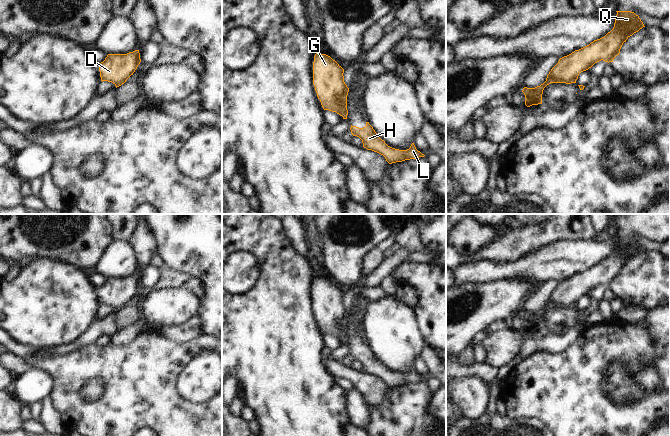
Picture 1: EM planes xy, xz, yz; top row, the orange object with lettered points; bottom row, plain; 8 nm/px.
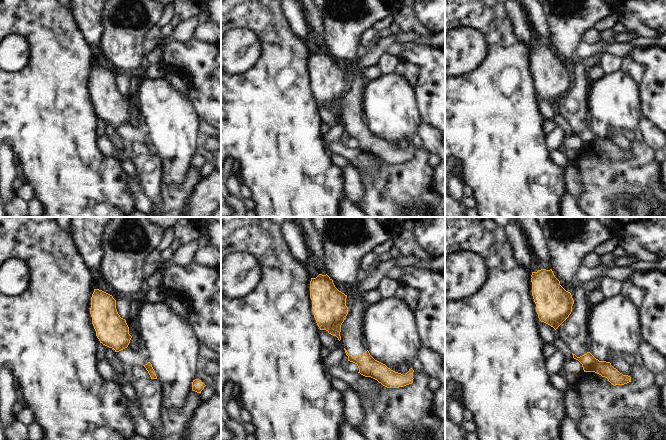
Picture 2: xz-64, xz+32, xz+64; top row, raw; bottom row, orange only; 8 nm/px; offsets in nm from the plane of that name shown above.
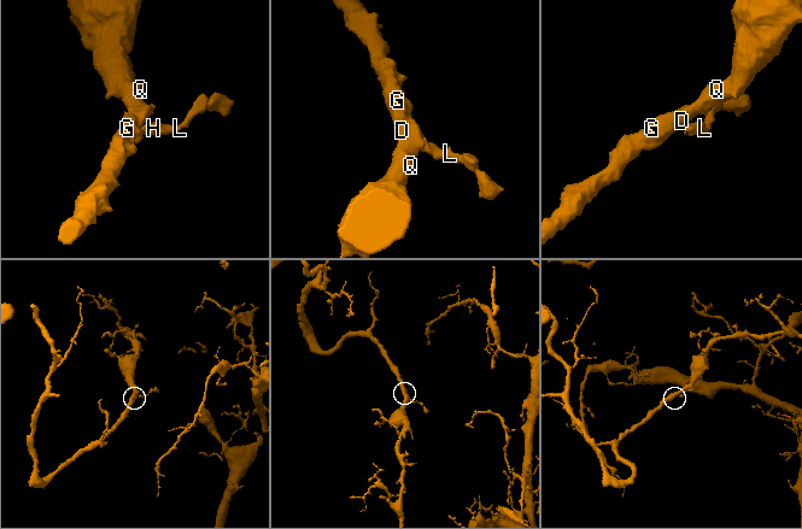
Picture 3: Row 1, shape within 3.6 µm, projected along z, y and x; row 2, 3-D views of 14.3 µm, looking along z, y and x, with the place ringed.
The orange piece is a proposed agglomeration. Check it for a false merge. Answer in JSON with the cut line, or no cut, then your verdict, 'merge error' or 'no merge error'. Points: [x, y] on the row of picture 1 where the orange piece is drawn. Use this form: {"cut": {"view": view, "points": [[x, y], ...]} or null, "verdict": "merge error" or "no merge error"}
{"cut": {"view": "xz", "points": [[347, 110], [346, 114]]}, "verdict": "merge error"}

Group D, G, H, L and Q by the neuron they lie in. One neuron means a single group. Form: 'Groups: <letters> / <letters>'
Groups: D G Q / H L.

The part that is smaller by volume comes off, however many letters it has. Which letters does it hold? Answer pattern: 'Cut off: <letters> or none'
Cut off: H, L

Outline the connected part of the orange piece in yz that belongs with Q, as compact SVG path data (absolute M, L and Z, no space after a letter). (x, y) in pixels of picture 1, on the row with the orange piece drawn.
M616 12L614 27L604 37L560 58L547 75L546 81L540 86L523 88L522 92L525 95L527 107L542 104L543 90L547 85L551 83L576 83L579 74L591 68L595 63L601 60L608 63L613 62L614 58L619 55L623 43L645 27L634 12Z

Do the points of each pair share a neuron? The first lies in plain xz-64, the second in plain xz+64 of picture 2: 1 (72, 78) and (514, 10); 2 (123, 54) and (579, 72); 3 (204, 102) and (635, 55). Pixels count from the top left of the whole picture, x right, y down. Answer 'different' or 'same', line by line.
1: different
2: different
3: same

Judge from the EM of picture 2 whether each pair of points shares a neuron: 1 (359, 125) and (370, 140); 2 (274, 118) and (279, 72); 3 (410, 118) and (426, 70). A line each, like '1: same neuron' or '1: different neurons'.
1: same neuron
2: same neuron
3: different neurons

